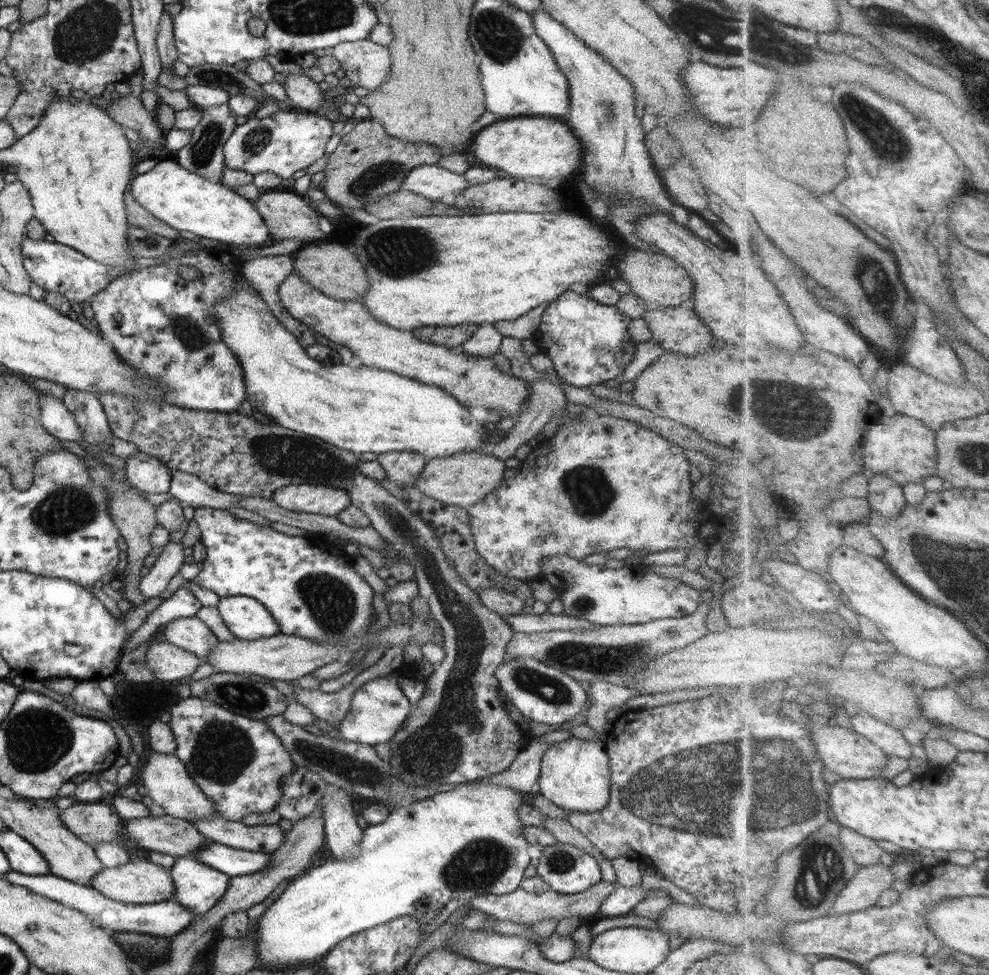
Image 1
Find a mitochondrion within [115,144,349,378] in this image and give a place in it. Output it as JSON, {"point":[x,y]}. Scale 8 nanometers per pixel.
{"point":[192,337]}

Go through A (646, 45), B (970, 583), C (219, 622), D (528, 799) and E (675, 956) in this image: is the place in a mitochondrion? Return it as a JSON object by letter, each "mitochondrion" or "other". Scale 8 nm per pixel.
{"A":"other","B":"mitochondrion","C":"other","D":"other","E":"other"}

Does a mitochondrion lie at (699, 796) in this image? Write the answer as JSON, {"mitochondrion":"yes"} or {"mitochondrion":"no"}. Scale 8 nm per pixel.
{"mitochondrion":"yes"}

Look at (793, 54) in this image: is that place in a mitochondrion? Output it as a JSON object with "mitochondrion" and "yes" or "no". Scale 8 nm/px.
{"mitochondrion":"yes"}

